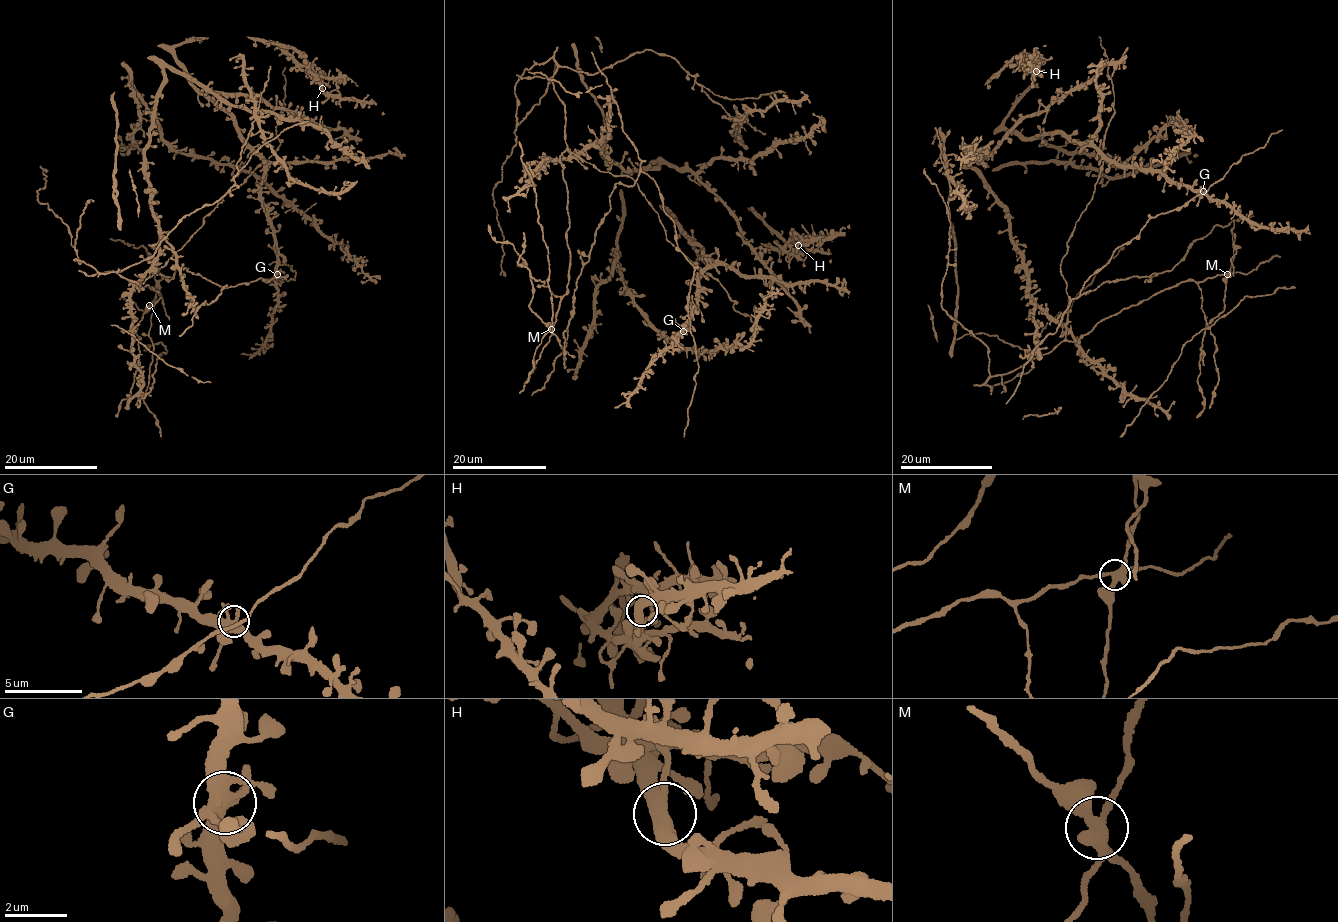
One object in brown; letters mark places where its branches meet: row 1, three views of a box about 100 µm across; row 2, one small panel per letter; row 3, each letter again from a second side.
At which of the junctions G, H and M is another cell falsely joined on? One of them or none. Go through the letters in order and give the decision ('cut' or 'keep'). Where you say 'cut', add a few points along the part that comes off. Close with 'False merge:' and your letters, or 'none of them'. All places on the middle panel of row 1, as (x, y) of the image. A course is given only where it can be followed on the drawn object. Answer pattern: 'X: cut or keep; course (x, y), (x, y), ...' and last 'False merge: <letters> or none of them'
G: keep
H: keep
M: cut; course (551, 330), (530, 307), (533, 295), (530, 273), (510, 242), (495, 240), (488, 224)
False merge: M

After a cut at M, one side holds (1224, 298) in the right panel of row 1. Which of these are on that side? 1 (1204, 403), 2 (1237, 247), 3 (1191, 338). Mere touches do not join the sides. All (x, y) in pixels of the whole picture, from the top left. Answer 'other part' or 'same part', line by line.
1: same part
2: same part
3: other part

